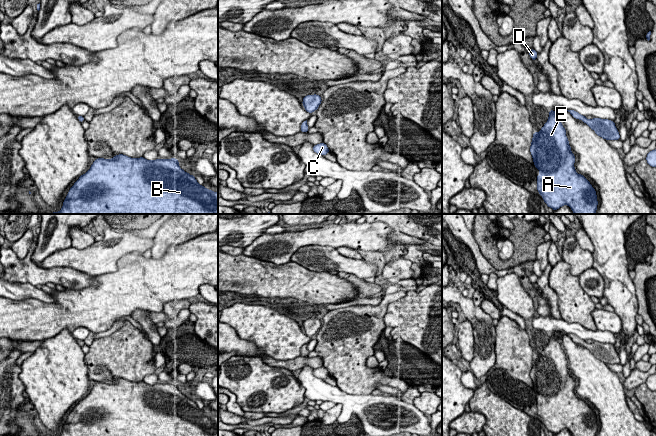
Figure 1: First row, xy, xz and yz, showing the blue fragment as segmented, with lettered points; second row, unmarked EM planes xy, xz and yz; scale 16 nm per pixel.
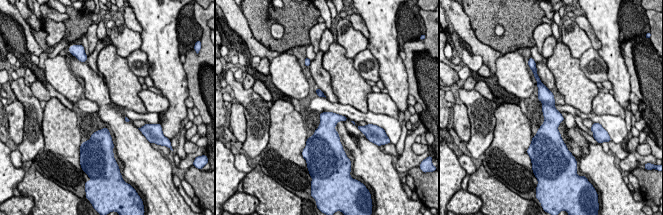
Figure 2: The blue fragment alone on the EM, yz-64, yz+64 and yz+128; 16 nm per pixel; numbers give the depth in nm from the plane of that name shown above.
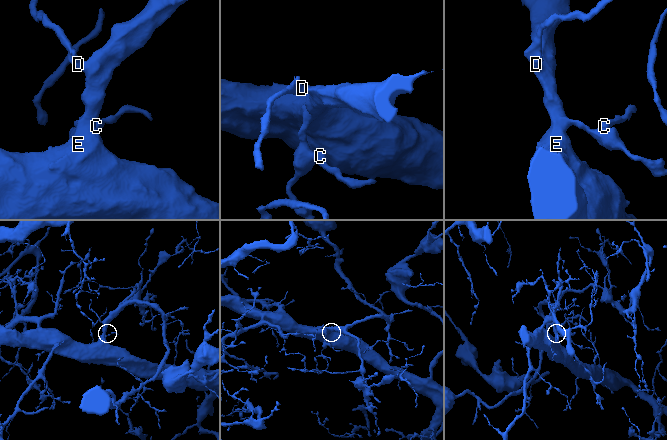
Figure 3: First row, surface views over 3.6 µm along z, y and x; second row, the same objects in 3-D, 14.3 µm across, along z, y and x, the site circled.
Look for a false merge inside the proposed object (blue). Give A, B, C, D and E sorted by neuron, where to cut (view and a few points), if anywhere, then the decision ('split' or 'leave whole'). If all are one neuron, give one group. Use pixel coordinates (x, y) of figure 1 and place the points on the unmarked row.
groups A B C D E; cut none; leave whole

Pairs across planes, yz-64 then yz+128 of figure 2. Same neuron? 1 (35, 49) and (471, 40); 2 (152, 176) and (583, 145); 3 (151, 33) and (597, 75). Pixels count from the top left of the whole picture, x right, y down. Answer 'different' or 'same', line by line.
1: same
2: different
3: different

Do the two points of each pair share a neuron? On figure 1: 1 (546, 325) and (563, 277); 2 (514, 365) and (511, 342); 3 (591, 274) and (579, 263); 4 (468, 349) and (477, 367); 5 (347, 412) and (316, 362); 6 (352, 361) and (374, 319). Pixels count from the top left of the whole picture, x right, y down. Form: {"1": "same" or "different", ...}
{"1": "different", "2": "same", "3": "different", "4": "different", "5": "different", "6": "same"}

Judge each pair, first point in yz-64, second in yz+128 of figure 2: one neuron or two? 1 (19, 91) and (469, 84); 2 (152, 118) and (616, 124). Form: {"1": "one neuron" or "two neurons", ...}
{"1": "two neurons", "2": "one neuron"}

